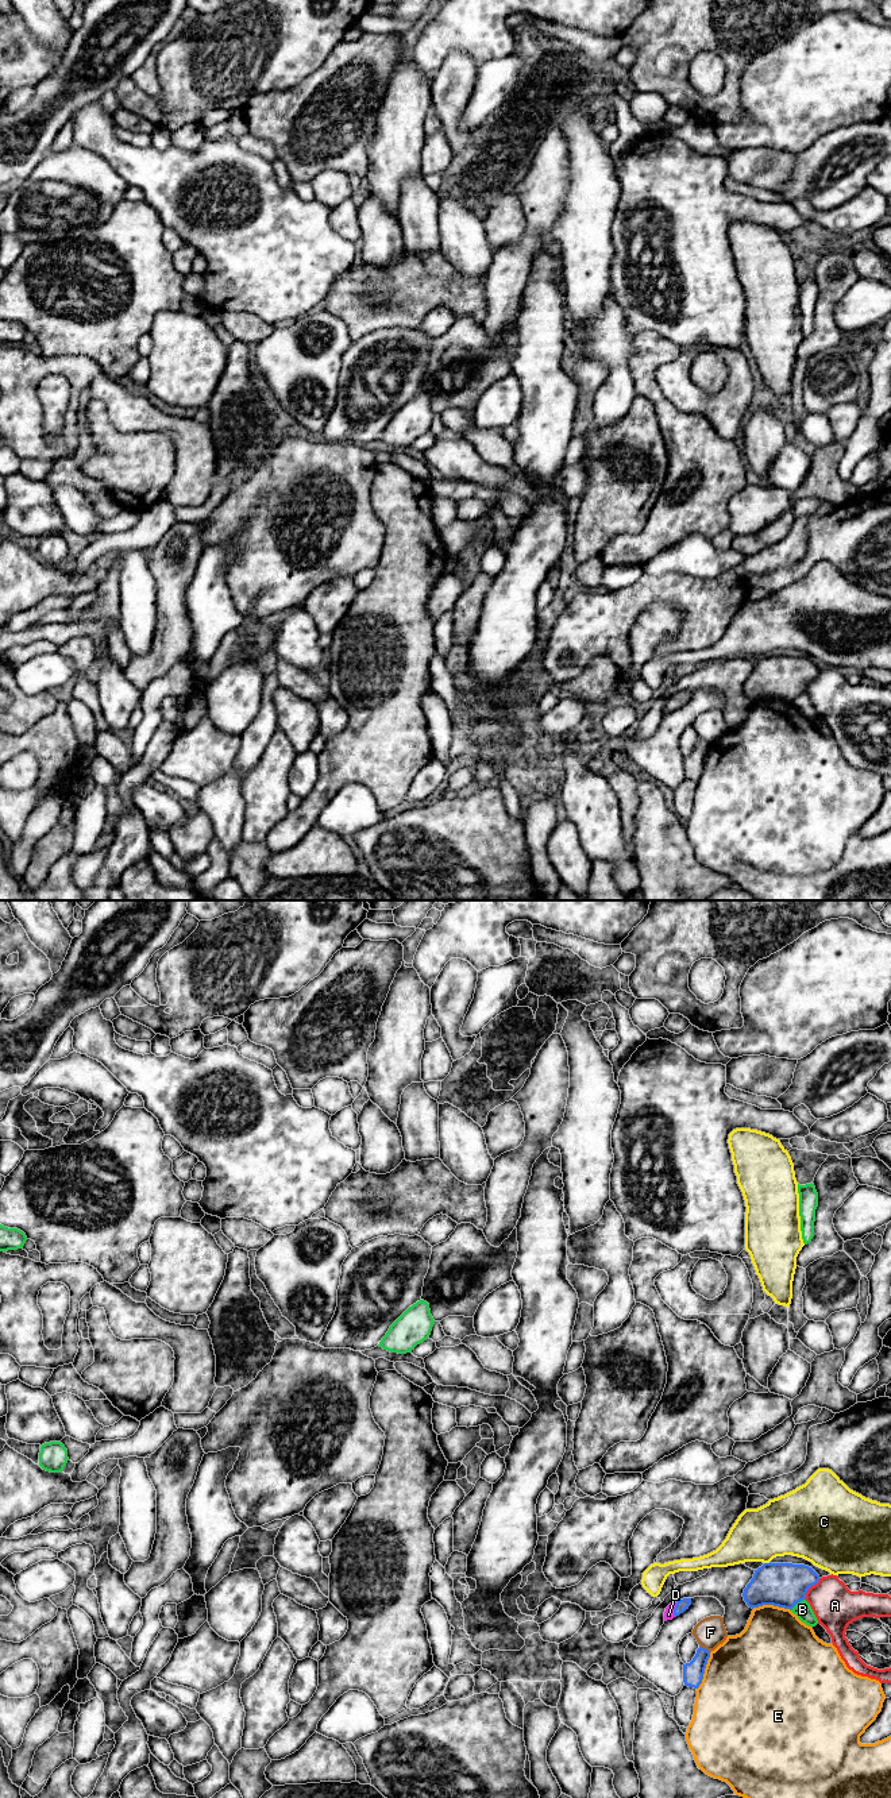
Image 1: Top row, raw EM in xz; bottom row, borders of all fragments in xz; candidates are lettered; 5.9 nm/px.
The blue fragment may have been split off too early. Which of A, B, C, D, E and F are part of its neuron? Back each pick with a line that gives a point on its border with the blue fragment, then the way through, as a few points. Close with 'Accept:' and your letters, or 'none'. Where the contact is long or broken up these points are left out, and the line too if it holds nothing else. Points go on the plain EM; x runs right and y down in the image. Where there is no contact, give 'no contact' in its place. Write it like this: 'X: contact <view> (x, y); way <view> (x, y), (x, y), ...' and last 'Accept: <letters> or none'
D: contact xz (674, 702); way xz (682, 698), (674, 702), (668, 707)
Accept: D

